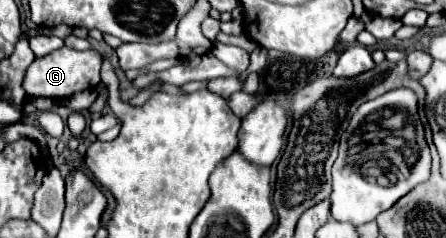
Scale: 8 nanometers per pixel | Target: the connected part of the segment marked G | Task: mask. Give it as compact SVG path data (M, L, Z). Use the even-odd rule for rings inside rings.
M59 48L55 52L51 52L49 56L43 58L35 58L33 64L29 66L25 80L23 80L23 88L27 92L27 96L43 96L43 98L59 98L65 100L77 92L83 90L93 90L101 78L99 78L99 70L101 70L101 54L97 50L73 50L73 48Z

